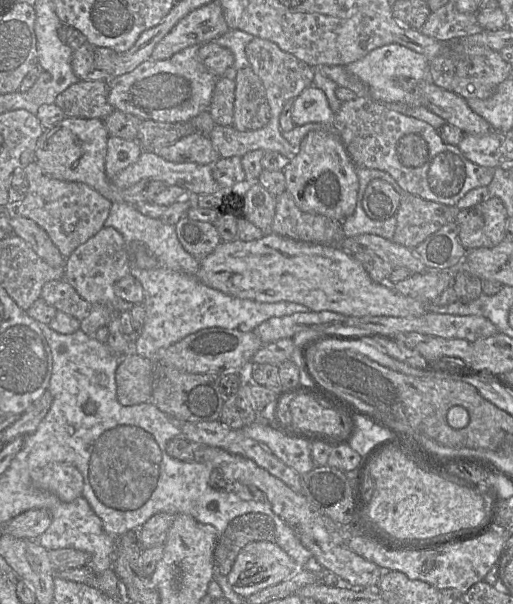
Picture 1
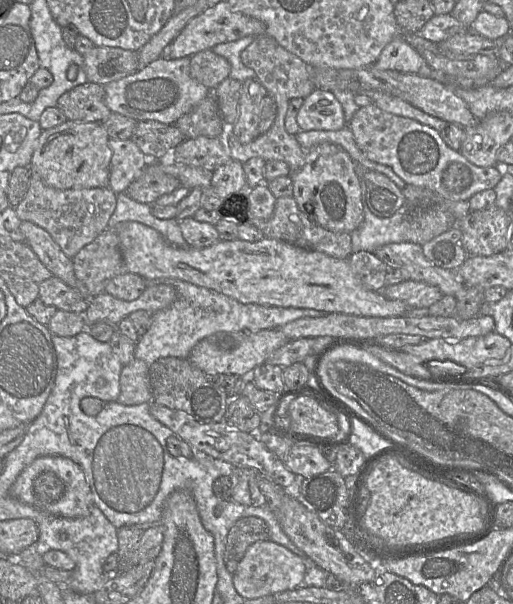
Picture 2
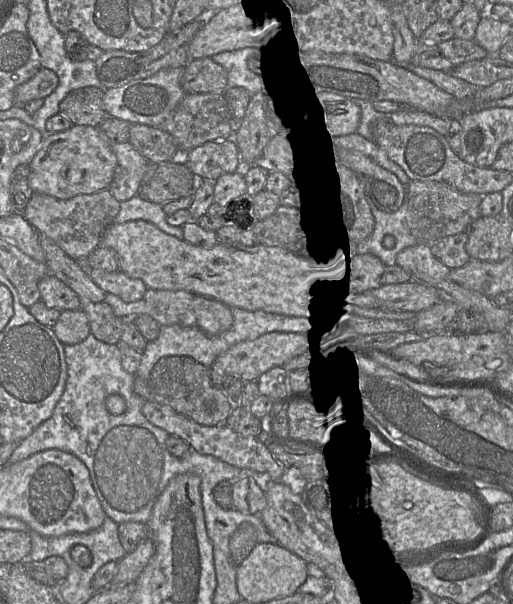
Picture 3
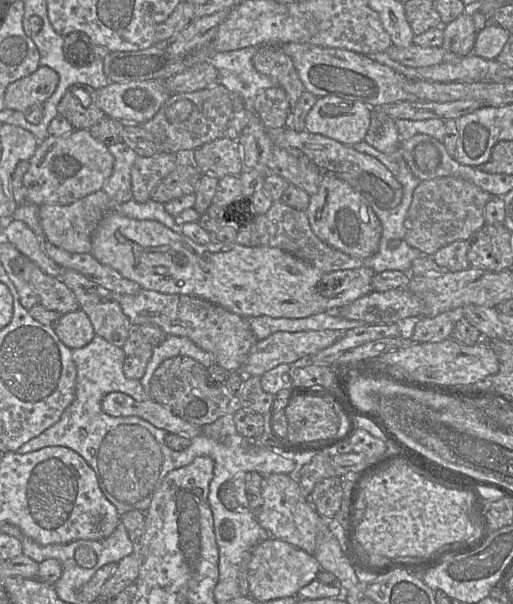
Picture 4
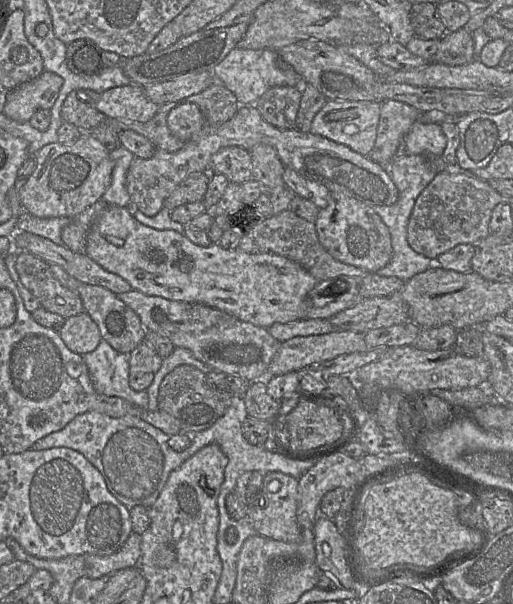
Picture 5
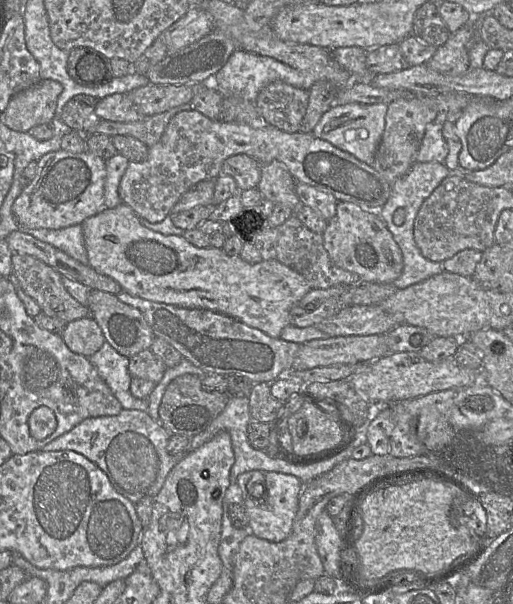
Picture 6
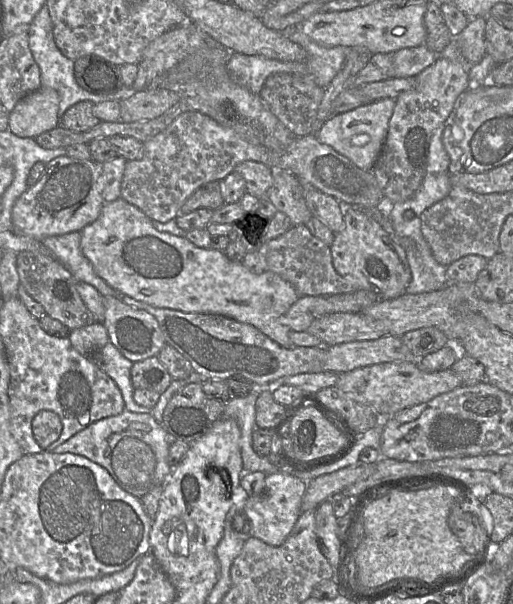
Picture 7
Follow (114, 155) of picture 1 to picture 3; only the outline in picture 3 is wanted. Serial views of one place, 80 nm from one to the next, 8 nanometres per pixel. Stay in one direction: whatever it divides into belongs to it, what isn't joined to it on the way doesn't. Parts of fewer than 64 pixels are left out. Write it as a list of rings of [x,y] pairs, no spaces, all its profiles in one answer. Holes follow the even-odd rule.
[[[129,142],[111,145],[117,158],[115,173],[108,190],[121,202],[137,195],[142,186],[142,179],[151,164]]]

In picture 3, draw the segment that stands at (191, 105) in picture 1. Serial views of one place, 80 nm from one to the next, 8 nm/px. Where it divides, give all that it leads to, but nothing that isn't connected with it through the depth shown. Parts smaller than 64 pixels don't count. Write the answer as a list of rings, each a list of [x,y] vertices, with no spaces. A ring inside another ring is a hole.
[[[184,68],[162,69],[151,77],[104,90],[103,106],[108,116],[132,124],[158,127],[185,96],[180,83]]]

